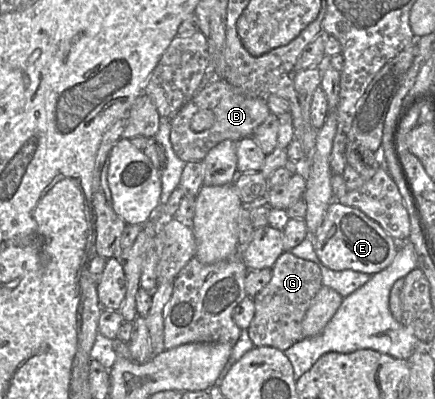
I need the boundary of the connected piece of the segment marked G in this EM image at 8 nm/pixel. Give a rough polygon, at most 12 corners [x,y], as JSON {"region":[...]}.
{"region":[[289,251],[253,297],[255,347],[283,352],[323,285],[319,267]]}

